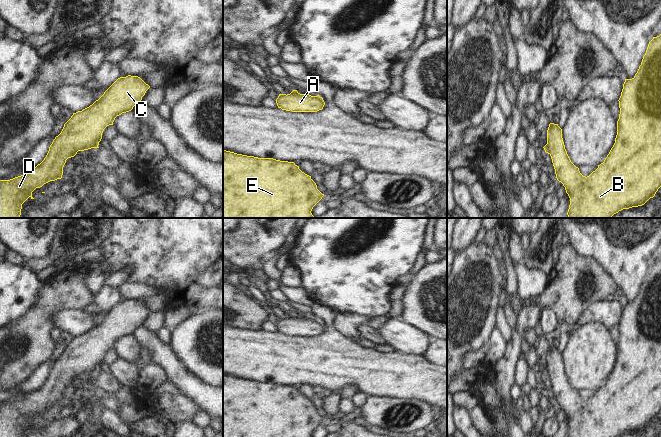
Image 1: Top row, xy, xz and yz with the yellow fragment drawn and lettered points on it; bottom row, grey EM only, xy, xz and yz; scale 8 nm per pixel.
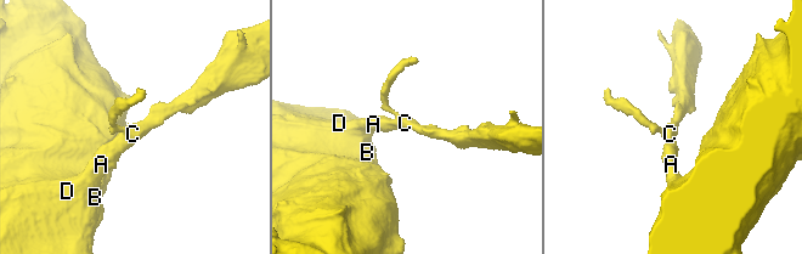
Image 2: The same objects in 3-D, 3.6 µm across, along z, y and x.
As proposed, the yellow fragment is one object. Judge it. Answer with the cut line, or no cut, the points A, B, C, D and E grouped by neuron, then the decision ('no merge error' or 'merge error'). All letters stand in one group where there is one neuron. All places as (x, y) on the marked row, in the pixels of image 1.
cut none; groups A B C D E; no merge error

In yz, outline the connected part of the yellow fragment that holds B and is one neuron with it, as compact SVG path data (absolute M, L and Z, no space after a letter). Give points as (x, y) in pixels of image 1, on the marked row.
M661 34L649 42L641 65L632 79L625 79L619 98L620 114L615 143L604 162L589 176L583 176L570 160L558 124L550 123L547 144L543 147L551 156L556 178L570 198L568 218L611 218L623 209L644 205L661 187Z

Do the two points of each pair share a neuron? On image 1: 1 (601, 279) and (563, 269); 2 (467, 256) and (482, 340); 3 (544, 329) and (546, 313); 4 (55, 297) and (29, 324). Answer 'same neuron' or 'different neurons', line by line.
1: same neuron
2: same neuron
3: same neuron
4: same neuron

